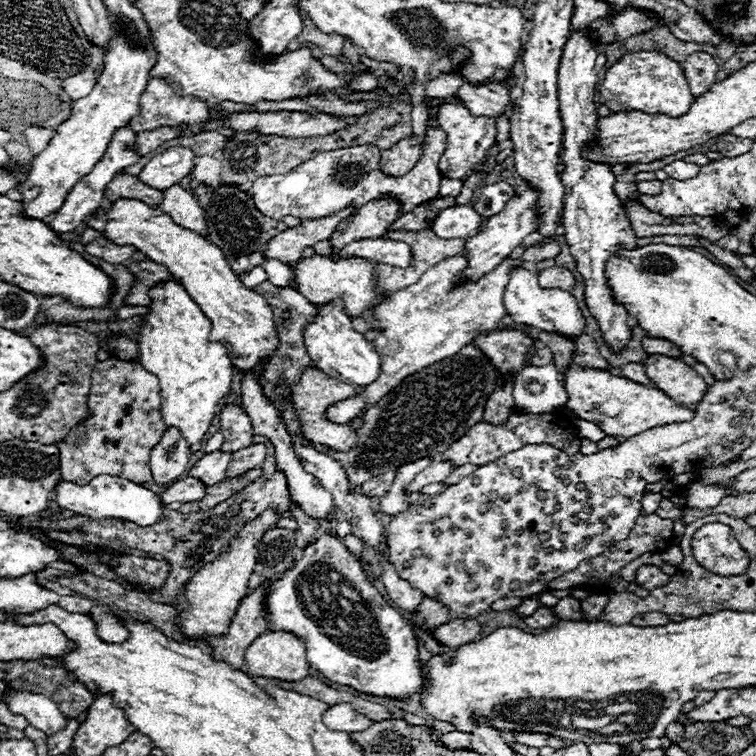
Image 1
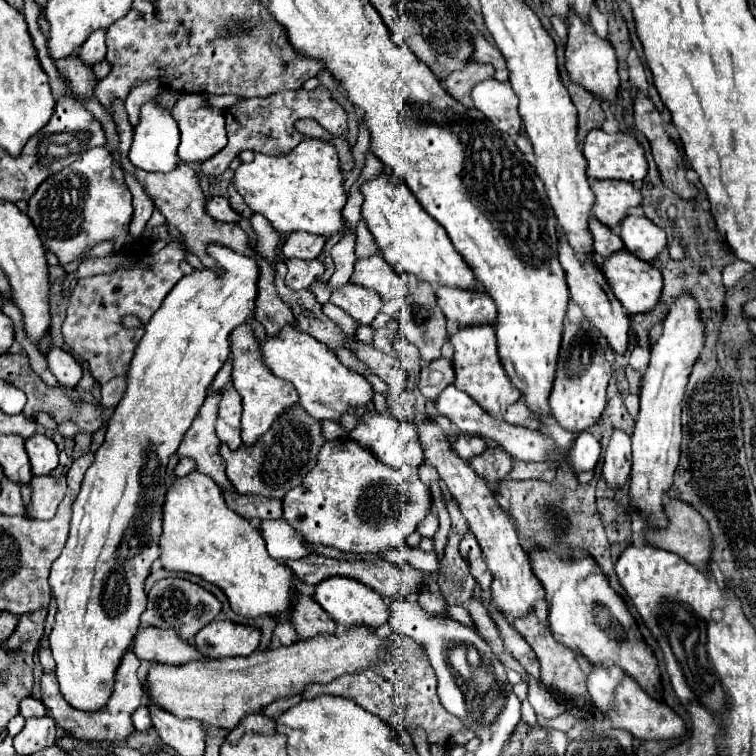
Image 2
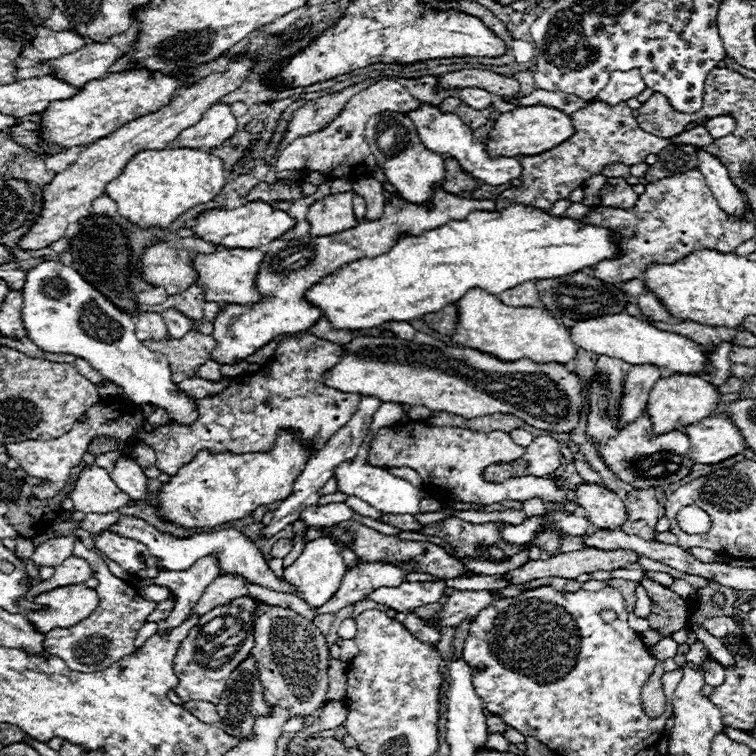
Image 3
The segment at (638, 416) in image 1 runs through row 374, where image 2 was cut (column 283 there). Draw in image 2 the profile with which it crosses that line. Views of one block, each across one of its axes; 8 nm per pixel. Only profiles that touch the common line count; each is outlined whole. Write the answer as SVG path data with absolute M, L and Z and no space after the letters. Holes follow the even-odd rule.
M202 472L178 478L166 494L160 562L166 570L188 572L218 586L232 610L246 618L270 616L278 620L294 606L296 584L292 570L268 556L258 528L230 510L220 486Z

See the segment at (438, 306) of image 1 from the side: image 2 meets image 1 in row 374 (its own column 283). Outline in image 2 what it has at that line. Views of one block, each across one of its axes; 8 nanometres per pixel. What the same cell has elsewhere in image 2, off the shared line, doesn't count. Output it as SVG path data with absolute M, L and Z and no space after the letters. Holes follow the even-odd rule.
M246 322L240 324L238 328L234 328L230 332L230 348L232 348L232 386L238 390L238 394L242 396L242 442L244 444L254 444L270 426L272 422L292 404L298 402L296 396L296 388L292 388L292 384L288 384L288 380L280 380L278 376L272 376L272 372L268 372L264 360L262 360L262 352L260 352L260 342L254 334L254 328Z

